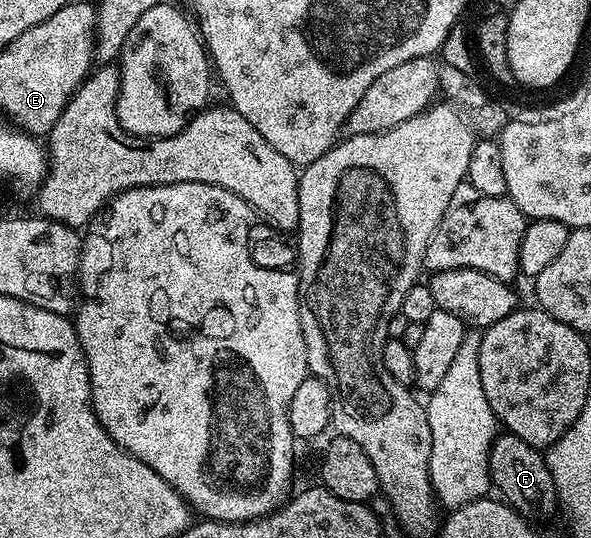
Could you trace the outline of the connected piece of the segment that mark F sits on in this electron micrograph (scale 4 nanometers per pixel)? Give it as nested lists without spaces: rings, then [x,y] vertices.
[[[502,432],[497,435],[490,449],[490,481],[493,489],[523,516],[550,514],[556,507],[556,495],[552,472],[548,468],[543,451],[530,447],[520,437]]]

